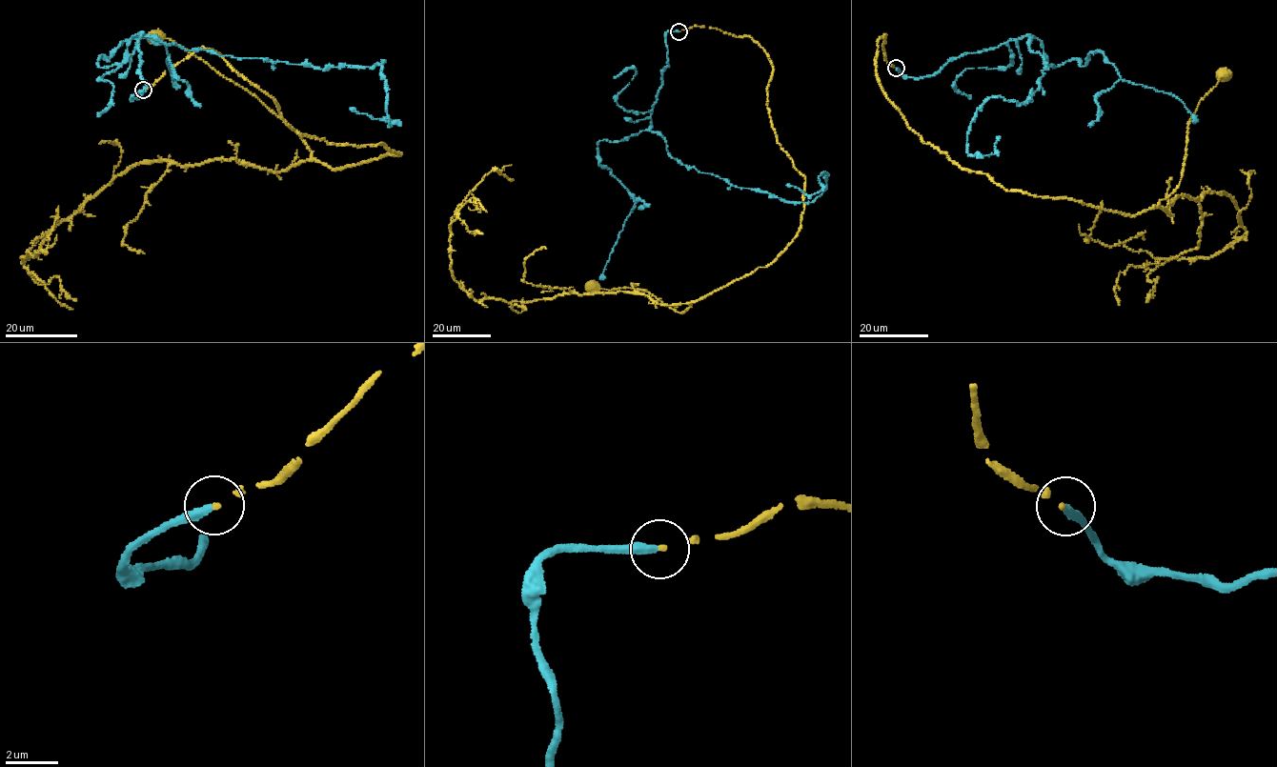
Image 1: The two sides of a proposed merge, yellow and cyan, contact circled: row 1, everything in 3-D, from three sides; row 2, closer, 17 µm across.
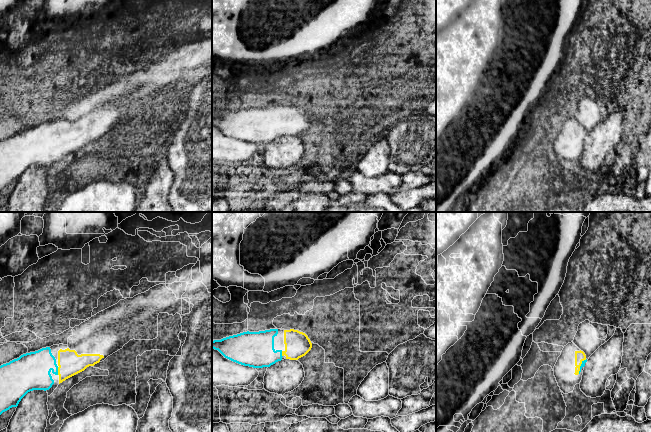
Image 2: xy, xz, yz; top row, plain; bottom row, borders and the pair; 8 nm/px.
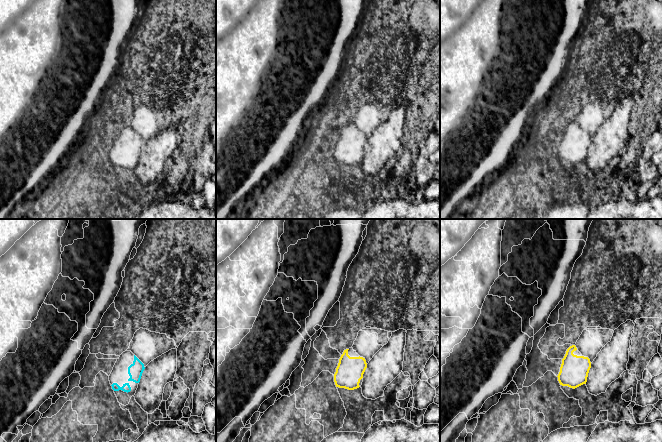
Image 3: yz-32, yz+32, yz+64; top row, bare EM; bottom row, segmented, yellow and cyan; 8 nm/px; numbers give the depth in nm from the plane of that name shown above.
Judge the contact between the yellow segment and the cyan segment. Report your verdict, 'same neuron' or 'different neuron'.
same neuron

